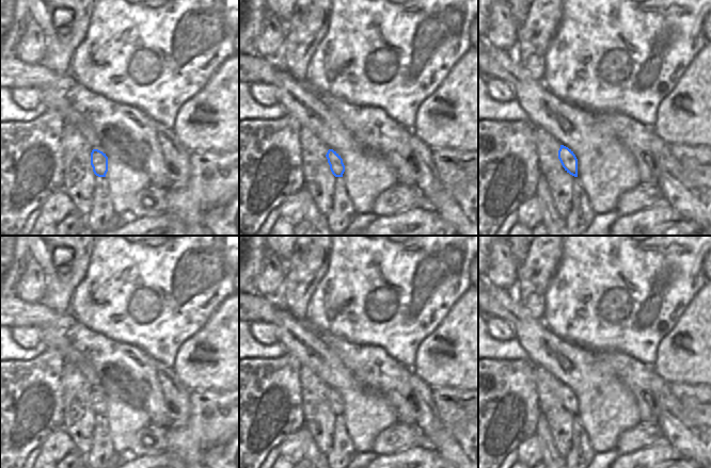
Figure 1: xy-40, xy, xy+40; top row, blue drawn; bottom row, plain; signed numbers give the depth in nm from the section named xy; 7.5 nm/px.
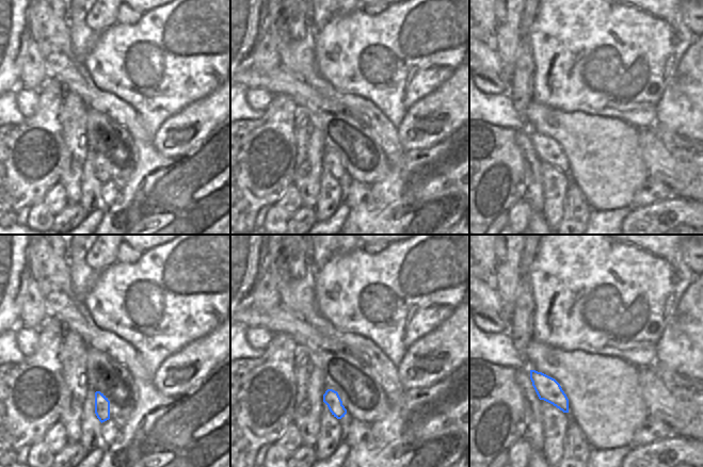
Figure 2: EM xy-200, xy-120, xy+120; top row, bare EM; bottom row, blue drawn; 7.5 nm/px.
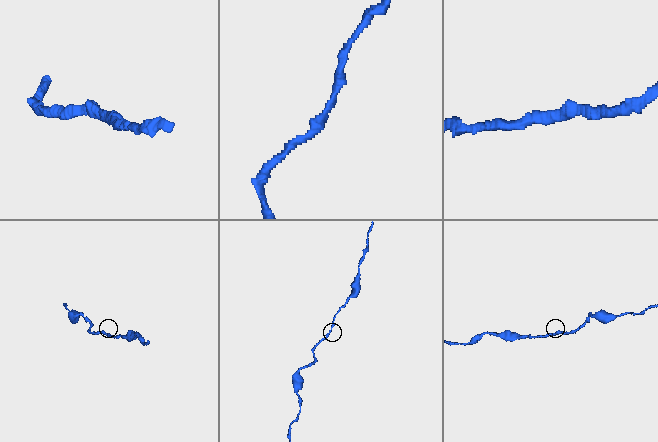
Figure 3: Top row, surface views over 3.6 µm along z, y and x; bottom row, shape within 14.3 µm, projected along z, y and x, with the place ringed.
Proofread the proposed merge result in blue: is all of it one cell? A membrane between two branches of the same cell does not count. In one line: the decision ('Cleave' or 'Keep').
Keep.

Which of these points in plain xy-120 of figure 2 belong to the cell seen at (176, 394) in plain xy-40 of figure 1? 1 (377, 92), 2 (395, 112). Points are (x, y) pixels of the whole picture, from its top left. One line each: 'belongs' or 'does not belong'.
1: does not belong
2: does not belong

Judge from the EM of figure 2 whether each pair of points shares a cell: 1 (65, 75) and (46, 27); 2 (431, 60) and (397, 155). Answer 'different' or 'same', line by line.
1: different
2: different

